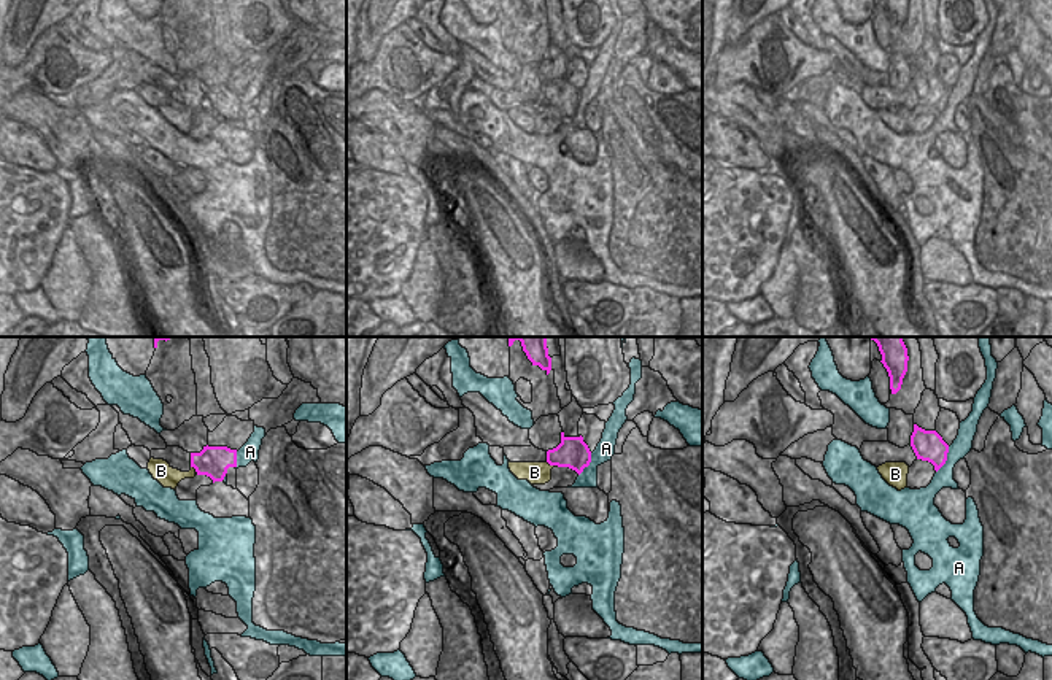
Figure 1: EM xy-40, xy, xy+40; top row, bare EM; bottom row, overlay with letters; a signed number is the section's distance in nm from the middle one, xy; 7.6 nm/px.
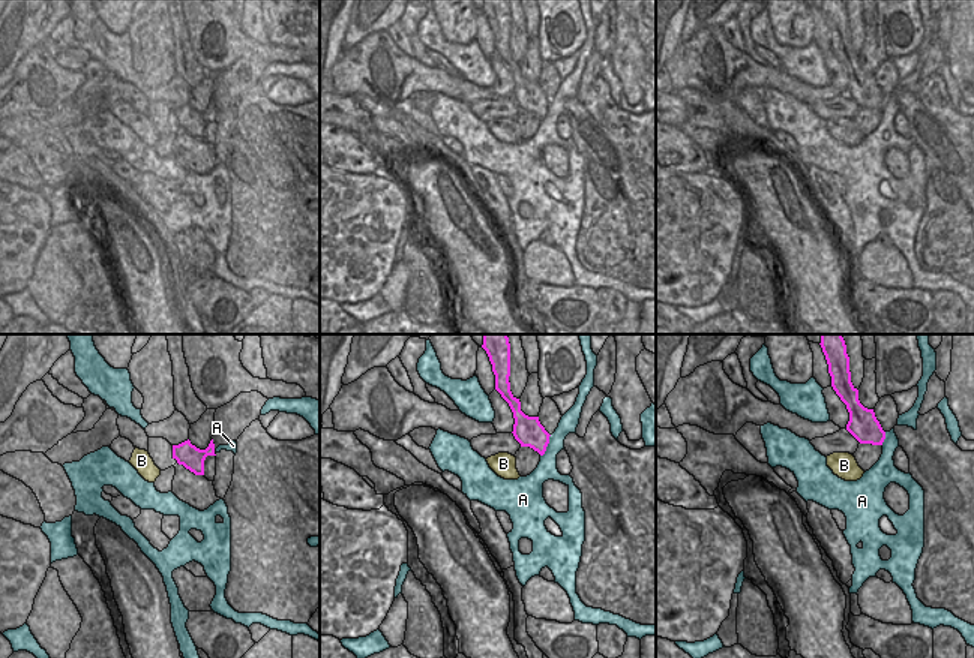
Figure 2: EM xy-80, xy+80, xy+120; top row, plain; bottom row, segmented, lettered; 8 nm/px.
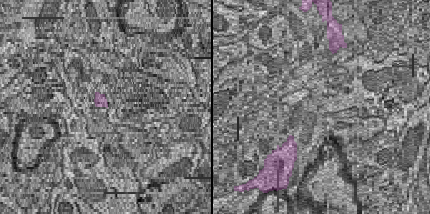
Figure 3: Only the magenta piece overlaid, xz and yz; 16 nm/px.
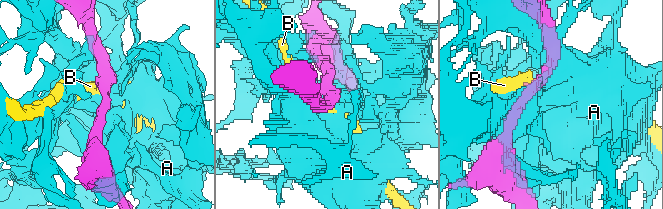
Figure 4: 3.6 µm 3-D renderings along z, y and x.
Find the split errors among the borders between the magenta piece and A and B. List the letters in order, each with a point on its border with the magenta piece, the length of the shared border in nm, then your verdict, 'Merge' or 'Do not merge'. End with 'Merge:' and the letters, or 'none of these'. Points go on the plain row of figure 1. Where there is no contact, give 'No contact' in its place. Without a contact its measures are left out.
A: Touches magenta at xy+40 (946, 104). Shared border 220 nm. Do not merge
B: Touches magenta at xy (553, 108). Shared border 100 nm. Do not merge
Merge: none of these.

